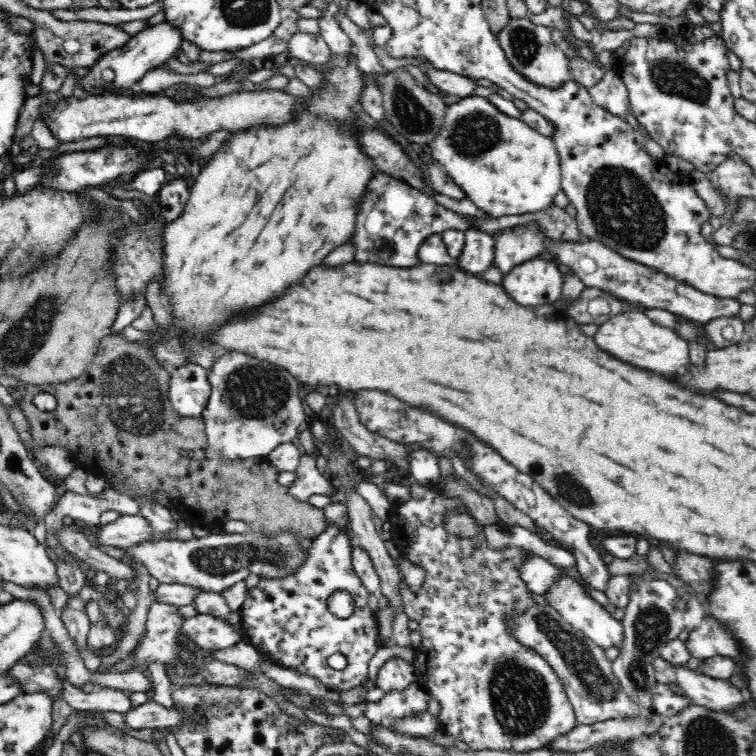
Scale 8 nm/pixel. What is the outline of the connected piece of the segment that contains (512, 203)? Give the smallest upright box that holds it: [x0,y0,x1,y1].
[429,95,562,216]

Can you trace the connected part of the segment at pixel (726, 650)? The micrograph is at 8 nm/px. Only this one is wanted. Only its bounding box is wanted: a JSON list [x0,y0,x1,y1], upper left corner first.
[686,616,744,663]

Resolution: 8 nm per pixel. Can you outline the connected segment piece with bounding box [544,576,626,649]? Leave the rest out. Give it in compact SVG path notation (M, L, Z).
M564 576L556 584L552 584L550 592L546 592L544 597L550 599L550 605L558 609L566 621L570 622L574 628L581 630L600 648L606 649L612 648L612 646L622 648L626 637L624 637L624 625L622 625L621 617L614 611L594 602L588 596L586 585L582 585L570 576Z

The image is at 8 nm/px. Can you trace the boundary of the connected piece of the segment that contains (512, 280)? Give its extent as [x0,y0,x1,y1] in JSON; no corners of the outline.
[501,256,564,306]

